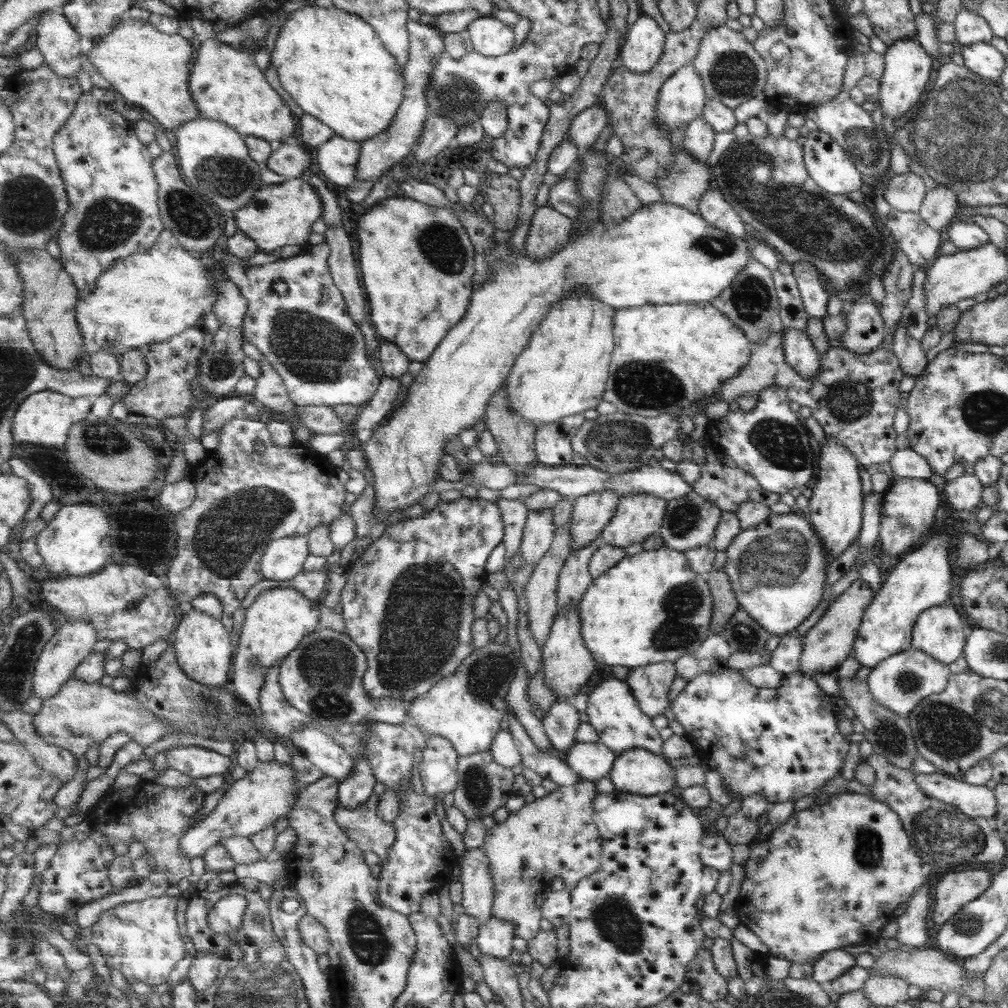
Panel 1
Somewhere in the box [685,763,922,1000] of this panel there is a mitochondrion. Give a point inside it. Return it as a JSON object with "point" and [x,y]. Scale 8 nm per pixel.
{"point":[868,848]}

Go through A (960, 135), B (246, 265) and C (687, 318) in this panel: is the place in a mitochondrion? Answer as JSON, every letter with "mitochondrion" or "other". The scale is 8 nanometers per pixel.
{"A":"mitochondrion","B":"other","C":"other"}

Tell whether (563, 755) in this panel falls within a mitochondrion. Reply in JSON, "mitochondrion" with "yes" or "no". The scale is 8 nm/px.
{"mitochondrion":"no"}

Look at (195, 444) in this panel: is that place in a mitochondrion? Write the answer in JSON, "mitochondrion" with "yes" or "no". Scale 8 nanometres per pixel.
{"mitochondrion":"no"}

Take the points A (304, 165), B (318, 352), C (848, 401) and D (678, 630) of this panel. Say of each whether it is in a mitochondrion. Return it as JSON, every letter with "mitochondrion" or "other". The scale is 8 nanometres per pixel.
{"A":"other","B":"mitochondrion","C":"mitochondrion","D":"mitochondrion"}

